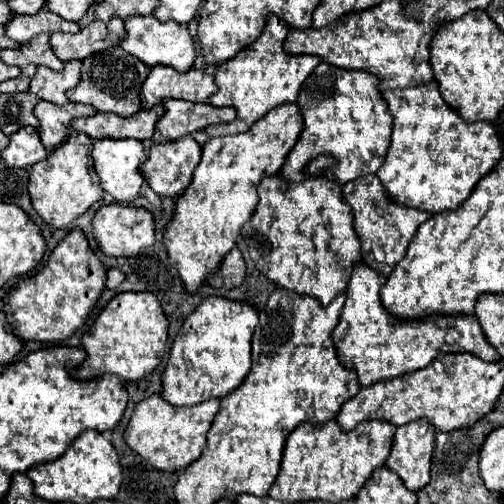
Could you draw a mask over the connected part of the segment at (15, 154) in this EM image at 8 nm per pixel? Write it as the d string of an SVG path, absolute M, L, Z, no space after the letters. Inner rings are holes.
M22 127L10 135L8 147L2 151L2 159L8 167L32 167L38 161L44 161L48 151L40 143L38 131L34 127Z

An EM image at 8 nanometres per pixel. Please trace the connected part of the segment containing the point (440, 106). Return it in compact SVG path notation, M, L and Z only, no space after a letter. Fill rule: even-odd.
M434 81L420 85L418 89L392 89L388 93L382 93L382 97L388 103L388 111L392 115L392 143L376 175L380 183L384 185L384 191L388 193L388 197L398 205L414 207L430 215L458 209L470 197L476 183L486 173L490 173L502 157L502 141L496 129L488 121L486 123L462 121L460 115L456 115L456 111L452 111L444 103L444 99L440 97L438 85Z

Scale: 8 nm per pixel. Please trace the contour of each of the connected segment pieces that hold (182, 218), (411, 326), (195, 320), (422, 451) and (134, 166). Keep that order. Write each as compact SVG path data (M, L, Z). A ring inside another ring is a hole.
M296 103L280 105L280 109L272 109L272 113L256 121L246 133L216 137L204 143L202 161L194 171L192 183L176 199L174 215L164 231L168 261L176 267L186 293L196 293L234 249L242 225L256 211L256 185L266 175L280 171L284 157L300 135L300 125L300 109L296 109Z
M360 261L352 269L352 277L346 287L346 303L340 313L340 321L332 331L336 355L346 369L356 371L360 387L424 369L440 353L472 353L486 363L500 361L498 351L484 341L480 323L470 315L432 315L420 321L400 321L398 317L388 315L380 303L380 287L384 281L384 275L372 273L372 269ZM430 325L436 329L430 329Z
M206 297L180 327L166 369L162 373L160 395L174 407L198 405L212 397L226 397L238 389L250 371L250 341L258 311L242 301Z
M424 419L412 421L412 425L404 425L404 427L396 429L396 433L394 433L392 451L386 461L386 467L390 471L394 471L402 479L402 483L414 493L418 493L430 481L430 459L432 459L434 437L436 437L436 433L432 433L432 425L428 425L428 421L424 421Z
M124 139L124 141L94 141L92 147L92 161L96 175L100 177L100 185L106 193L114 197L116 203L128 203L134 201L140 195L144 177L140 175L140 165L148 159L144 147L140 141Z

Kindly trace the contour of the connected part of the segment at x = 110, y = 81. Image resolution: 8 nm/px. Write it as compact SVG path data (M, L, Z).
M114 45L82 59L80 83L68 91L68 99L74 103L92 105L96 111L110 111L122 117L130 117L140 111L140 85L144 83L144 77L148 77L148 65Z

